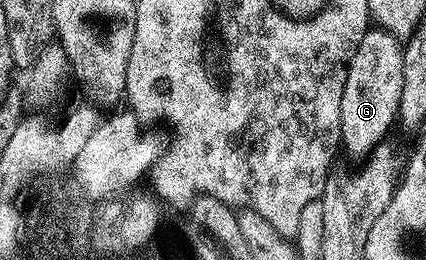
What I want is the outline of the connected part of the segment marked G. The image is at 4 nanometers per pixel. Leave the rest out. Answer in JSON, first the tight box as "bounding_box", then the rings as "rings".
{"bounding_box":[340,29,404,157],"rings":[[[381,29],[366,32],[348,65],[348,81],[344,81],[344,101],[340,103],[342,122],[341,146],[357,157],[369,155],[370,150],[390,131],[399,118],[400,93],[404,89],[403,44]]]}

